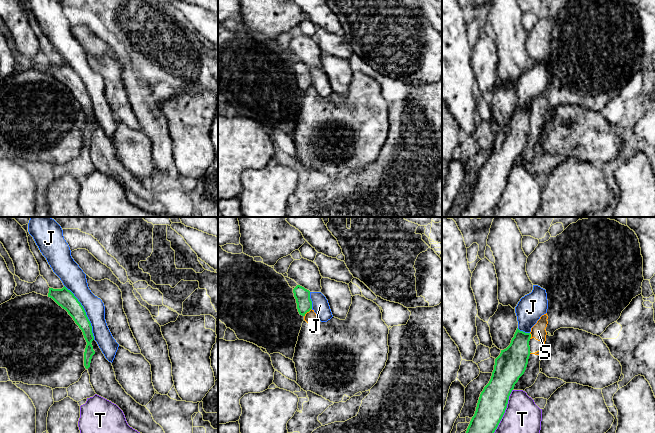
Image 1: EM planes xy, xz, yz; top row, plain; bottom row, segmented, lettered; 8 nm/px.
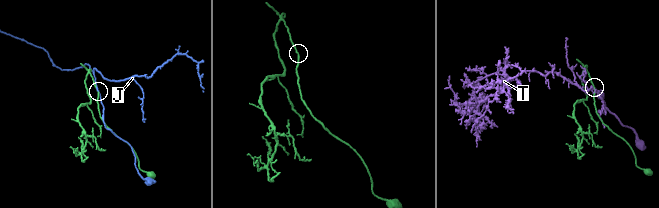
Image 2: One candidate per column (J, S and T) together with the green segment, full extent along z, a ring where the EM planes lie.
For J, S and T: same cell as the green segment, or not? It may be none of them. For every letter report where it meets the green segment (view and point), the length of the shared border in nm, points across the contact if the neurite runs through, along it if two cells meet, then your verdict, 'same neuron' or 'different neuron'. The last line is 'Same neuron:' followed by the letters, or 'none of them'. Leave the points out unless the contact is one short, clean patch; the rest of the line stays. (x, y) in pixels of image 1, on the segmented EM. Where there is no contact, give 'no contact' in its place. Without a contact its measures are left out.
J: contact xy (85, 312); length 500 nm; different neuron
S: contact xz (307, 311); length 90 nm; border xz (311, 308), (304, 316); different neuron
T: contact yz (504, 411); length 380 nm; different neuron
Same neuron: none of them

